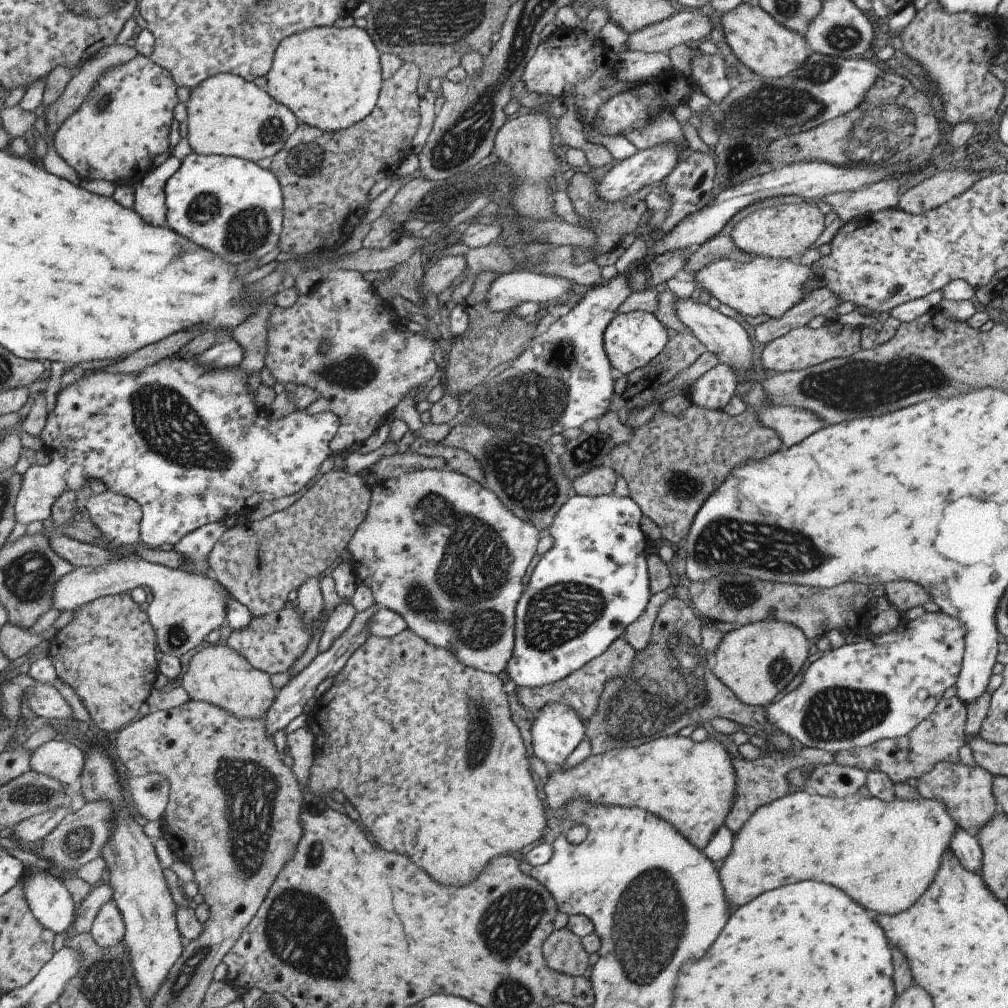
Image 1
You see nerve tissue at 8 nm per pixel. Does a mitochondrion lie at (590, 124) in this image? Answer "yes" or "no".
no

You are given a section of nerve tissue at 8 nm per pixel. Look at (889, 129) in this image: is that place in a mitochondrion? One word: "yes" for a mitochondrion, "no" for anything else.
yes

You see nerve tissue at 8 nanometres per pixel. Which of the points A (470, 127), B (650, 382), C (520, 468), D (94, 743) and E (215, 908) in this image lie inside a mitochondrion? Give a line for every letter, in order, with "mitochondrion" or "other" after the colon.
A: mitochondrion
B: other
C: mitochondrion
D: other
E: other

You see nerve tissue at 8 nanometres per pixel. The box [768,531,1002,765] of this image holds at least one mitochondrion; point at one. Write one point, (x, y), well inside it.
(837, 714)

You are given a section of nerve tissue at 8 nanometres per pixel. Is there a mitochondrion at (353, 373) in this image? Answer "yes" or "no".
yes

